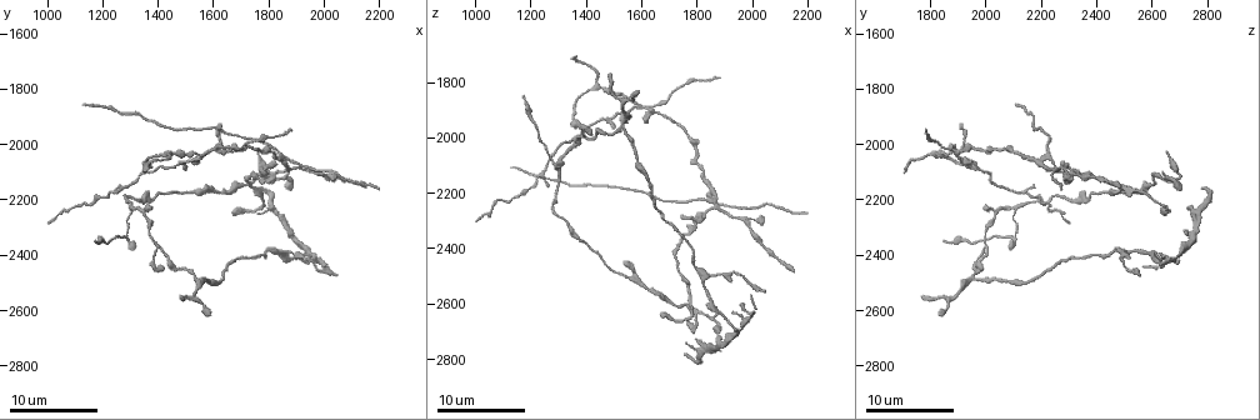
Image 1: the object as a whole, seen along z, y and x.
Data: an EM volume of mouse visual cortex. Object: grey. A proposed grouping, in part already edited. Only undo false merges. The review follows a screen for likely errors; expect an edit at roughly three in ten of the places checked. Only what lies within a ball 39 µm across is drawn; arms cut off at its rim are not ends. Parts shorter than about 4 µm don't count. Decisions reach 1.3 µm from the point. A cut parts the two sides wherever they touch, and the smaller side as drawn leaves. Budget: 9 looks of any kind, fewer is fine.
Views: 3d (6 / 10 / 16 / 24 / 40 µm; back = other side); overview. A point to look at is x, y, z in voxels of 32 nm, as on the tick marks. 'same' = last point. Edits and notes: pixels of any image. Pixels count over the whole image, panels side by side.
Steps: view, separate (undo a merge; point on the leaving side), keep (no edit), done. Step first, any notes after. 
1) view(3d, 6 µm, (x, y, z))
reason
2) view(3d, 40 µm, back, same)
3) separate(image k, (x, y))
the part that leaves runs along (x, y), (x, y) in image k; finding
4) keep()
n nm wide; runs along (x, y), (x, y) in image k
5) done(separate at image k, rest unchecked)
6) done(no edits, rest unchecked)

view(3d, 10 µm, (1790, 2010, 2050))
thin neck

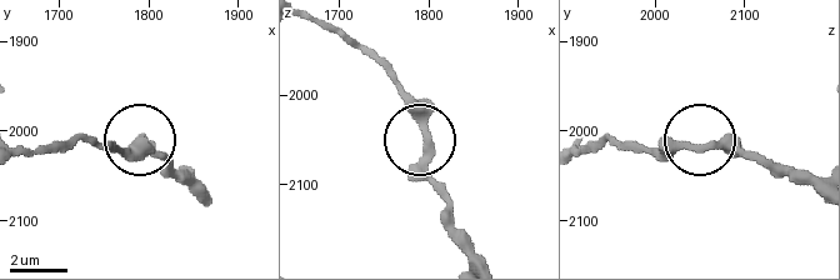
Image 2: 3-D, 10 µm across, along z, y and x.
view(3d, 6 µm, (1800, 2020, 2050))

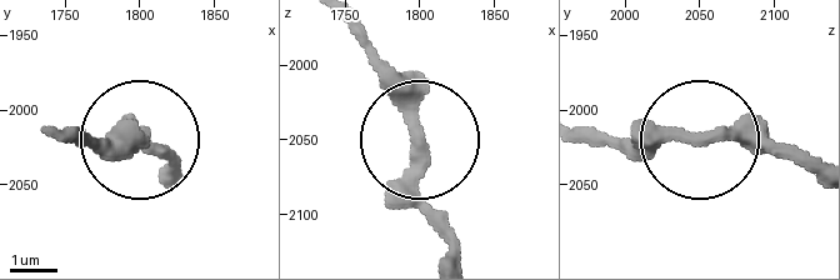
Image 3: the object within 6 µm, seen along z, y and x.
keep()
runs along (348, 29), (411, 125), (419, 196), (444, 256) in image 3; all the same cell

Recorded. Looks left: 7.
view(3d, 6 µm, (1630, 2020, 1900))
four arms meet

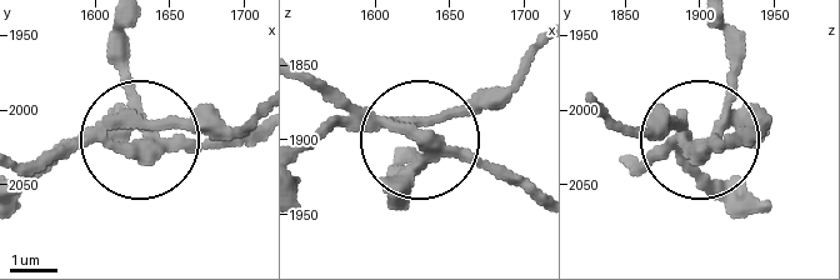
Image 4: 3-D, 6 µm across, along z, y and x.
keep()
side arm 10 µm; 4 arms; one cell here

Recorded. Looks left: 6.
view(3d, 6 µm, (1240, 2180, 2130))

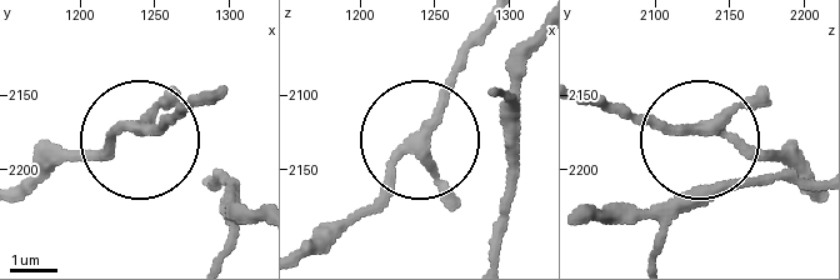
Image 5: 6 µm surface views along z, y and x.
keep()
3 arms; runs along (764, 106), (704, 126), (811, 174) in image 5; all the same cell

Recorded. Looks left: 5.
view(3d, 10 µm, (1530, 2490, 1950))
arms part here

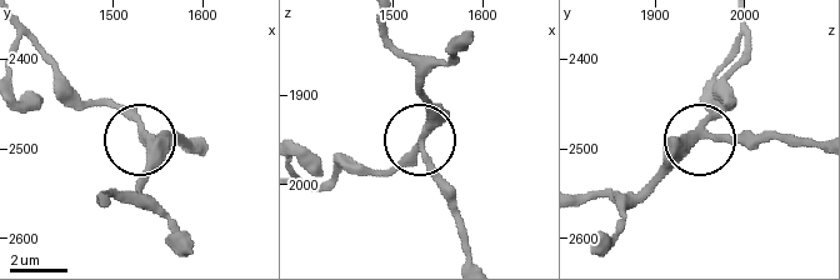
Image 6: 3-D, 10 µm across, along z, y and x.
keep()
runs along (744, 21), (744, 58), (730, 100), (633, 205) in image 6; all the same cell

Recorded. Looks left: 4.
done(no edits, rest unchecked)

